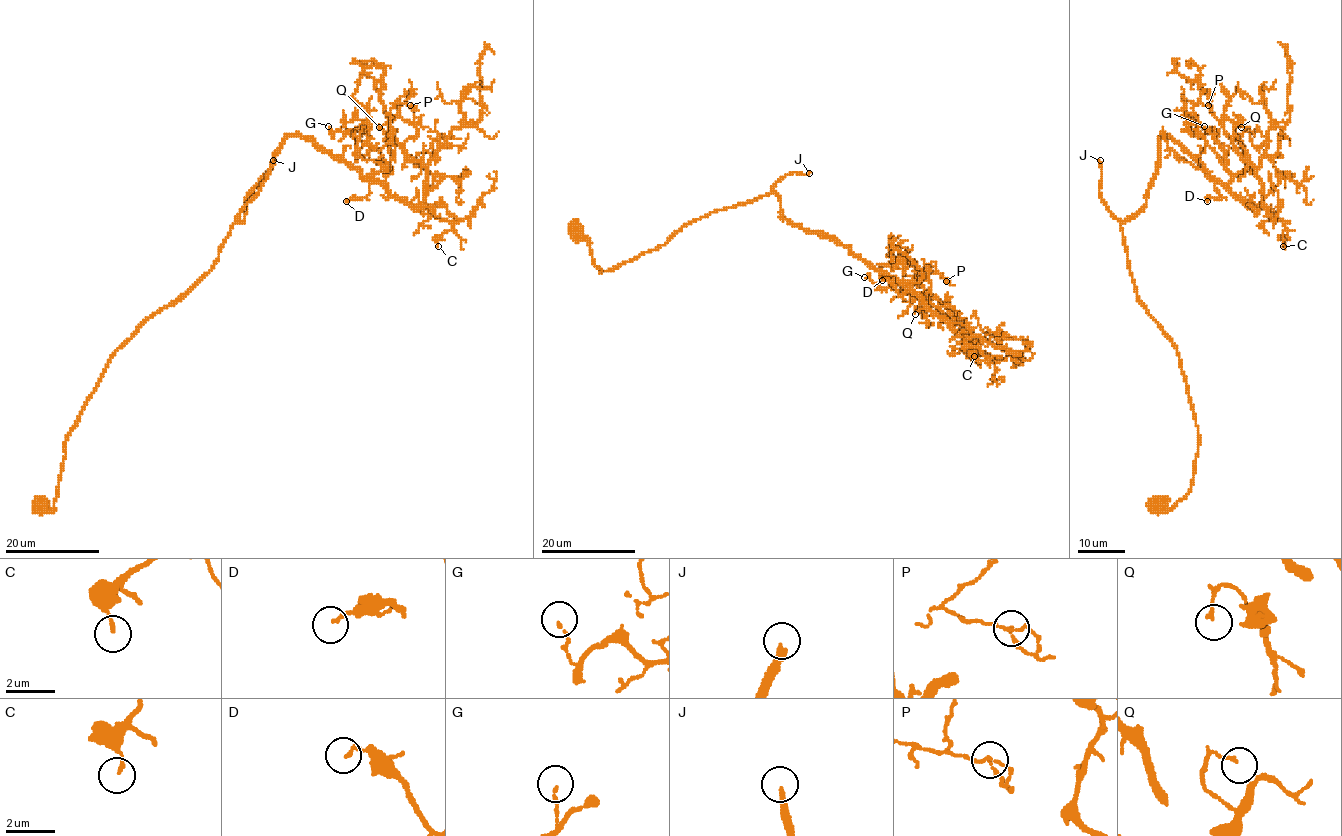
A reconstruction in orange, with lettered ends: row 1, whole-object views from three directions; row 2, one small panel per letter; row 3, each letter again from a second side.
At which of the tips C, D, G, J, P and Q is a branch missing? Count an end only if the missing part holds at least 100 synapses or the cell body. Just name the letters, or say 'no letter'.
J

